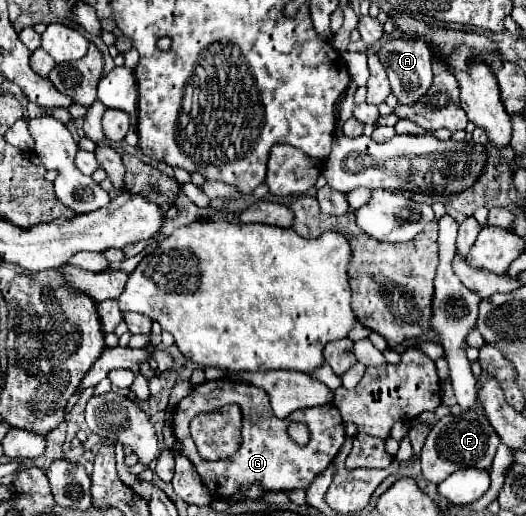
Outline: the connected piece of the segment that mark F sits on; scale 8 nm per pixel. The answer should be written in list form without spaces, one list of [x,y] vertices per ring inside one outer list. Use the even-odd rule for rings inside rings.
[[[461,411],[459,415],[447,415],[433,425],[425,441],[425,447],[421,451],[423,475],[429,483],[441,483],[457,469],[465,469],[465,467],[489,469],[499,443],[501,439],[493,431],[493,427],[489,427],[489,421],[485,419],[485,415],[479,415],[473,411],[467,411],[467,413]]]

